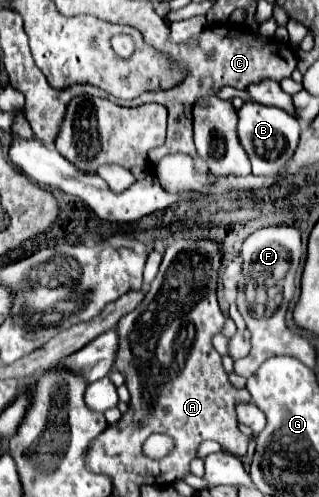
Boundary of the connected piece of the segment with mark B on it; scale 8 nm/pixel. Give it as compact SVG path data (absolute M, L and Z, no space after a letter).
M245 102L243 108L239 110L239 140L247 150L255 176L279 174L293 158L299 144L299 134L301 134L299 120L295 120L293 116L289 116L279 108L263 106L259 102Z

